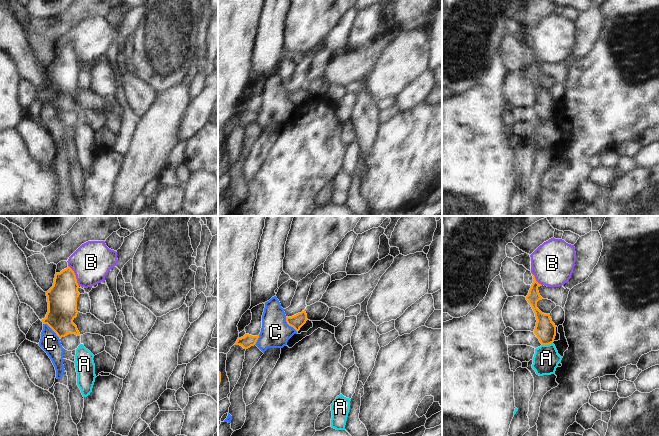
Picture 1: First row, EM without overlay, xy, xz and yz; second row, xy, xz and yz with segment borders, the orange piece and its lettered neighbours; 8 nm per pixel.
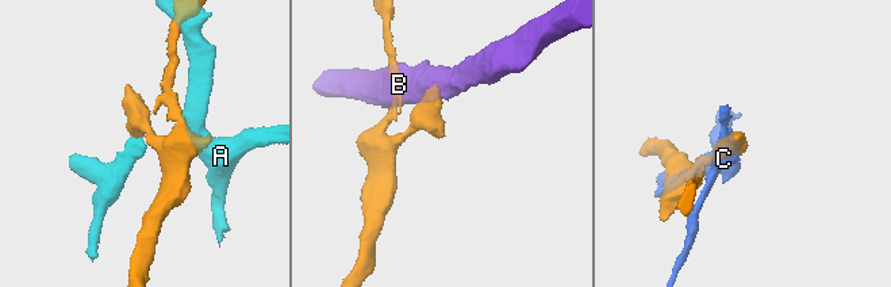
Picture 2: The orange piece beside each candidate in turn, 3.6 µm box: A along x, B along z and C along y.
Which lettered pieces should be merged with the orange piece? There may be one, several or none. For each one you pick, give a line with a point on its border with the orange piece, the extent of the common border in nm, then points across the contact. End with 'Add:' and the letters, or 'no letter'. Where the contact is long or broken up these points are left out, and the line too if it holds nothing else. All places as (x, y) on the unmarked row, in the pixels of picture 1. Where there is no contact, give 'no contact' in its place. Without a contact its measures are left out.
Add: no letter

